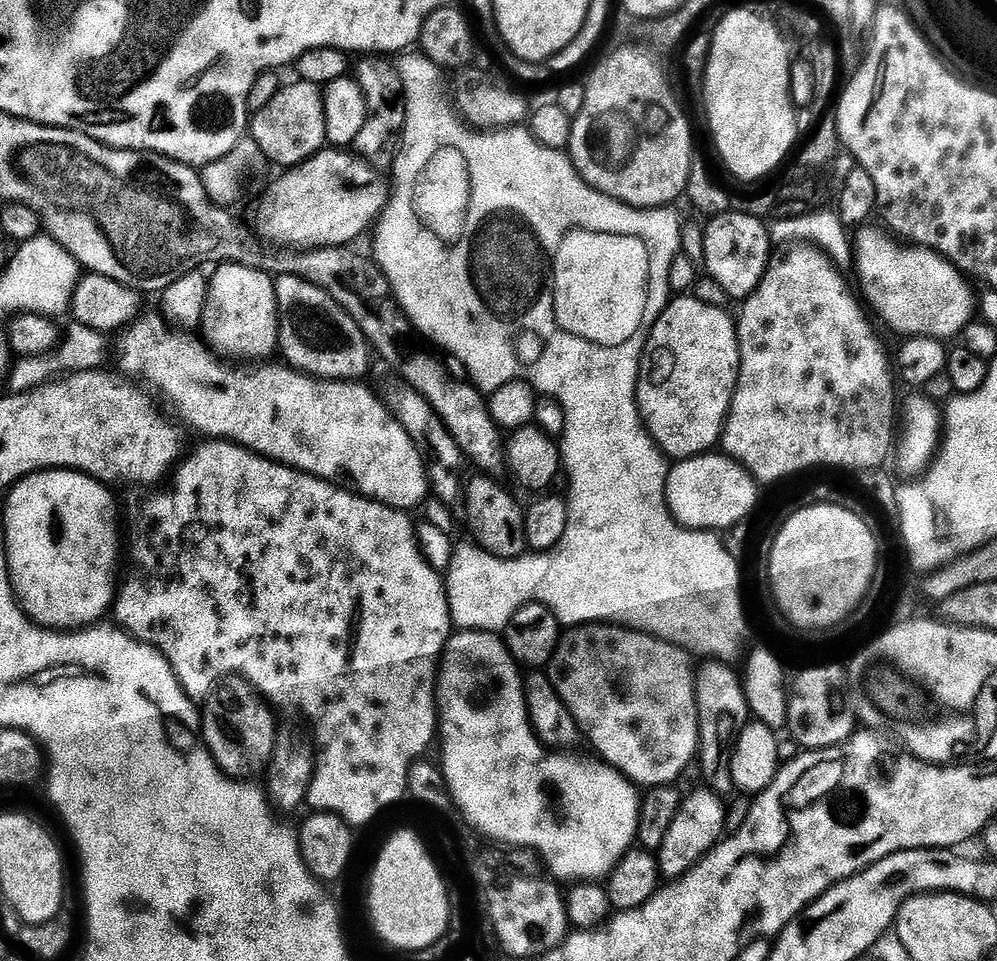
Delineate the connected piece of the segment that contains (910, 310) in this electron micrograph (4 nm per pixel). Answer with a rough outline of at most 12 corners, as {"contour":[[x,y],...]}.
{"contour":[[864,226],[863,299],[901,337],[959,337],[978,312],[965,273]]}

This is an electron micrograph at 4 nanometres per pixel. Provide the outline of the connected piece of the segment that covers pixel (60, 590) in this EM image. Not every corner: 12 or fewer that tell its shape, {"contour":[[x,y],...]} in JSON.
{"contour":[[71,470],[17,480],[8,577],[49,630],[83,630],[118,595],[107,487]]}

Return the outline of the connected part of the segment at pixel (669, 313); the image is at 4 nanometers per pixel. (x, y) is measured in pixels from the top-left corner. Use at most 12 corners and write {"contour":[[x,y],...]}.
{"contour":[[684,294],[656,319],[636,404],[665,457],[721,443],[737,321]]}

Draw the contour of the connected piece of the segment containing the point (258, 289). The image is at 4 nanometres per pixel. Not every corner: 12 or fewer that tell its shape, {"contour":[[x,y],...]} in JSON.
{"contour":[[256,268],[211,273],[203,339],[220,358],[280,343],[276,285]]}

